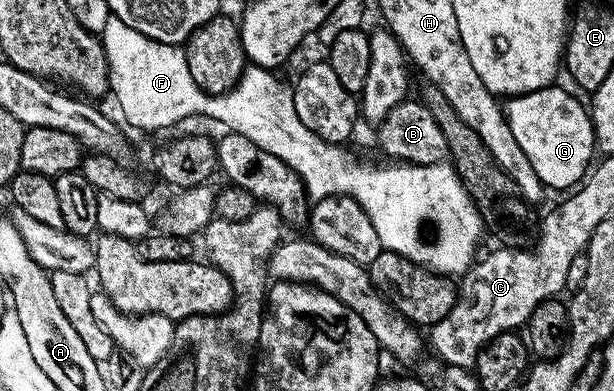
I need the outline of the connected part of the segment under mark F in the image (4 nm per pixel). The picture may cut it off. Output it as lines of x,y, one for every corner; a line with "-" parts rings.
111,17
107,21
107,25
99,33
101,44
105,47
105,56
109,62
109,85
111,88
112,98
117,98
117,107
121,110
121,115
133,127
138,127
141,131
157,131
160,127
173,127
176,123
181,123
184,119
189,119
192,115
206,115
209,119
214,119
217,123
222,123
225,129
228,129
232,134
242,135
251,141
255,141
255,145
259,145
259,149
267,149
267,153
275,153
275,157
279,157
279,161
283,161
300,177
302,183
310,200
316,201
319,199
326,199
332,195
349,195
353,200
360,205
367,213
367,217
373,225
375,231
379,233
379,241
382,248
387,251
394,251
403,257
407,257
412,263
417,264
418,267
427,267
430,271
437,272
438,275
446,277
460,277
473,266
475,256
478,254
477,242
481,239
481,230
483,224
481,222
481,215
477,212
476,205
473,204
473,199
469,195
468,189
461,184
461,178
453,170
448,162
442,161
439,163
423,163
420,165
391,165
395,167
376,167
373,163
360,163
355,156
349,151
344,151
344,146
336,143
328,143
323,141
315,133
311,133
311,129
307,129
307,125
303,125
303,121
299,121
299,117
295,113
295,101
293,100
293,93
290,84
287,82
280,83
276,79
274,72
269,69
262,69
256,65
246,66
245,70
241,73
241,78
238,79
235,86
226,91
223,95
210,95
201,88
195,81
195,77
191,77
191,69
187,65
187,57
184,50
176,43
160,43
154,39
148,39
143,33
139,33
135,29
131,29
131,25
127,25
119,18

